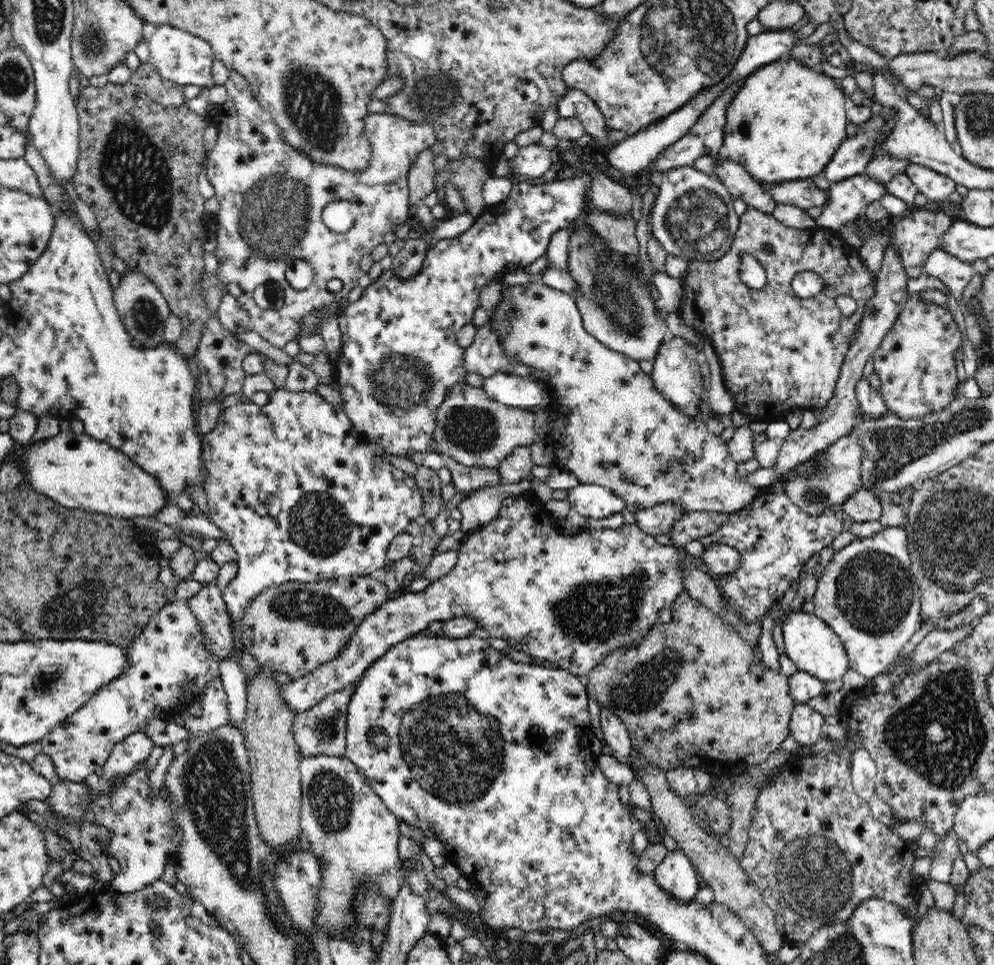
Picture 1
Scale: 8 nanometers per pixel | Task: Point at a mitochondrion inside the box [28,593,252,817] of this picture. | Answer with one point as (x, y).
(60, 628)

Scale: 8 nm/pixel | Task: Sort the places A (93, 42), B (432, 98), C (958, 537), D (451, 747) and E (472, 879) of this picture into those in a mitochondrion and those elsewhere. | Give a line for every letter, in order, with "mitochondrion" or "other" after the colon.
A: mitochondrion
B: mitochondrion
C: mitochondrion
D: mitochondrion
E: other

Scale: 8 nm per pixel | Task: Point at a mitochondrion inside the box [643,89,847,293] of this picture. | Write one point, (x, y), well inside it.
(698, 217)

